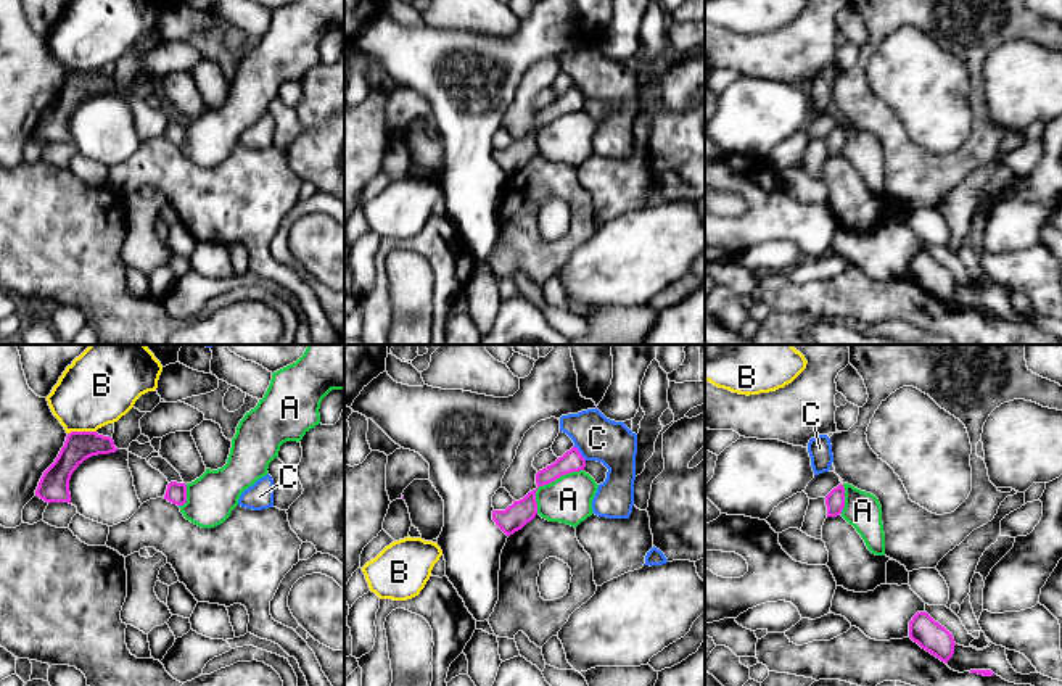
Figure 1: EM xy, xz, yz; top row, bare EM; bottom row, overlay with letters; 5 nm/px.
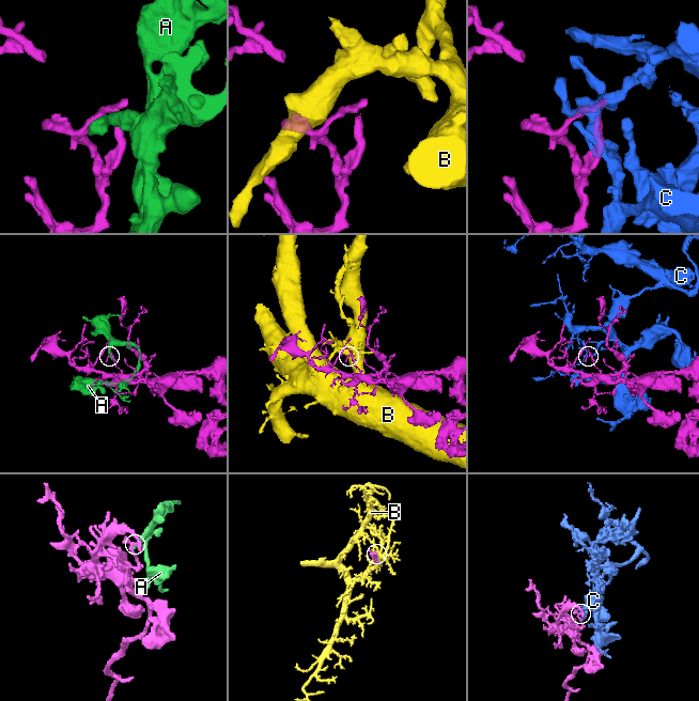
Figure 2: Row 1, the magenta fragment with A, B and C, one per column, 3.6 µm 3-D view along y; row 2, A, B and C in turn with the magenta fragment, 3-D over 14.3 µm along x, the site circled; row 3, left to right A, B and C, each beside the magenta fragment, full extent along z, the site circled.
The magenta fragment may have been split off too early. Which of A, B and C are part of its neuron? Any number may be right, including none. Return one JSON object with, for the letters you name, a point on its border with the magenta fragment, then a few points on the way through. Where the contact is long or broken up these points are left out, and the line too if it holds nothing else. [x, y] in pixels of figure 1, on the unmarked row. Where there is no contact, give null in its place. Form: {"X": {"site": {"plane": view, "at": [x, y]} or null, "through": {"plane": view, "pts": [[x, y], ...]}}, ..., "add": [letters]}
{"C": {"site": {"plane": "xz", "at": [580, 92]}}, "add": ["C"]}

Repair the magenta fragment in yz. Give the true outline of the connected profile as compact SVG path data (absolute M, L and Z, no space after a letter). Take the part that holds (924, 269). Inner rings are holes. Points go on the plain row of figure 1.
M917 251L912 256L909 261L909 277L945 303L954 293L956 282L953 274L927 251Z

